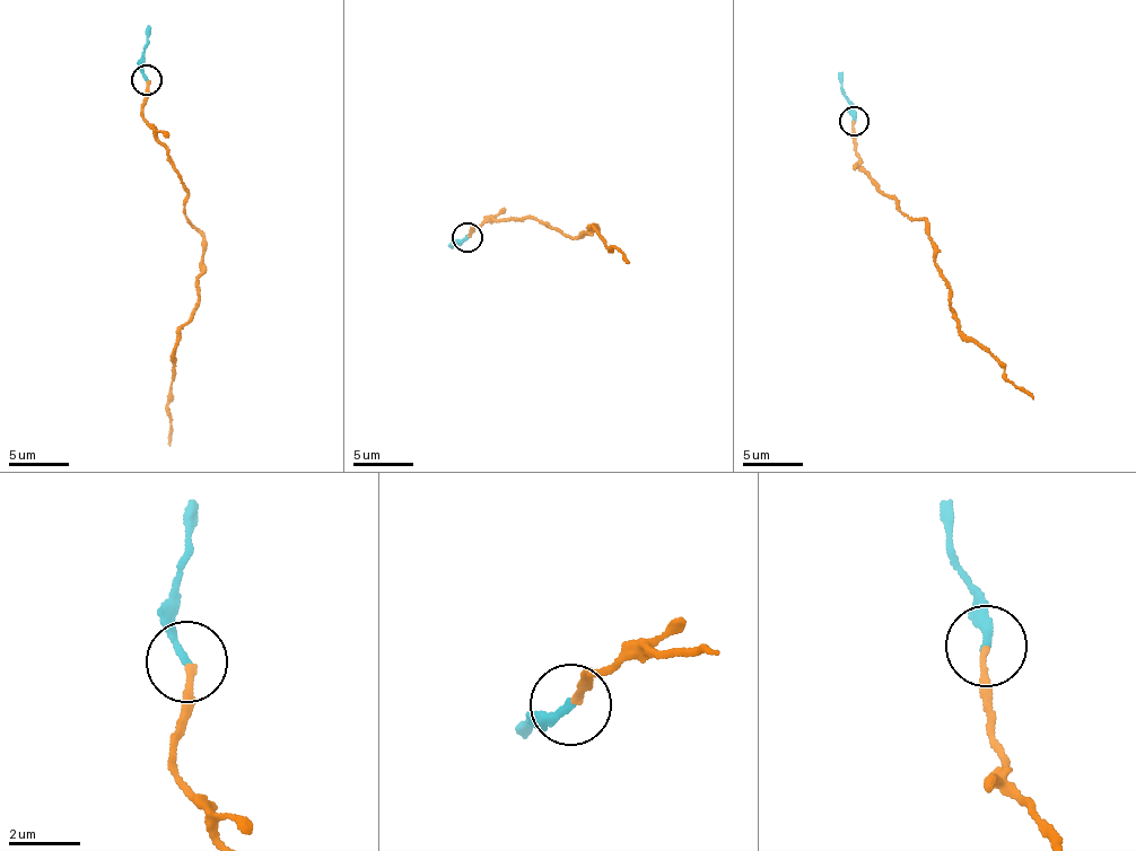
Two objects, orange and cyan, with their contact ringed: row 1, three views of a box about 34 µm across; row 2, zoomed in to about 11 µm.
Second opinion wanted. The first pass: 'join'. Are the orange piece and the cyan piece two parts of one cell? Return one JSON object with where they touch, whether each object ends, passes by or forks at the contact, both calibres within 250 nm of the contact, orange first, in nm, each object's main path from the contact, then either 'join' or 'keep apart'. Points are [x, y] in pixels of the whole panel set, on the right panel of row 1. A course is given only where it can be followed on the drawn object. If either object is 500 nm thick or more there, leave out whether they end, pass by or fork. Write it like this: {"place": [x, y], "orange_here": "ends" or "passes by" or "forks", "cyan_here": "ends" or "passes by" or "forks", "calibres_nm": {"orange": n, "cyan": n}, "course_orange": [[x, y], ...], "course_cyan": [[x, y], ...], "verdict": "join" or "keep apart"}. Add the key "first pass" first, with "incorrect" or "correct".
{"first pass": "correct", "place": [854, 121], "orange_here": "ends", "cyan_here": "ends", "calibres_nm": {"orange": 170, "cyan": 200}, "course_orange": [[854, 122], [858, 166], [903, 213], [927, 221], [958, 324], [1005, 370], [1005, 378], [1034, 397]], "course_cyan": [[854, 122], [854, 104], [841, 89], [840, 71]], "verdict": "join"}

